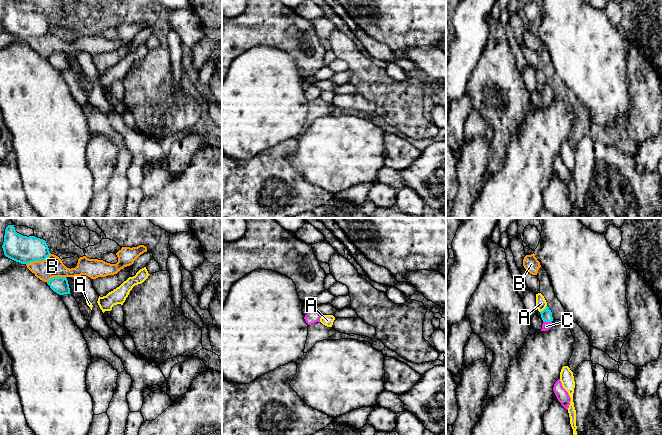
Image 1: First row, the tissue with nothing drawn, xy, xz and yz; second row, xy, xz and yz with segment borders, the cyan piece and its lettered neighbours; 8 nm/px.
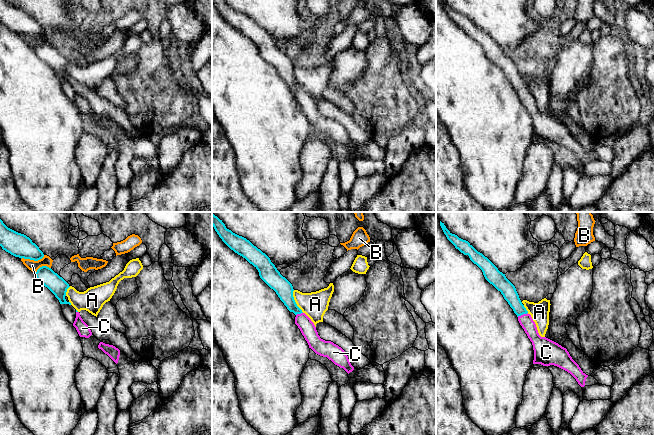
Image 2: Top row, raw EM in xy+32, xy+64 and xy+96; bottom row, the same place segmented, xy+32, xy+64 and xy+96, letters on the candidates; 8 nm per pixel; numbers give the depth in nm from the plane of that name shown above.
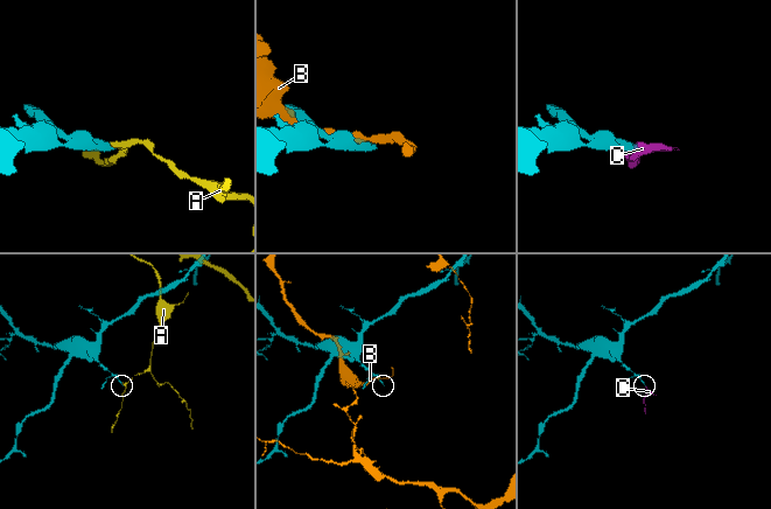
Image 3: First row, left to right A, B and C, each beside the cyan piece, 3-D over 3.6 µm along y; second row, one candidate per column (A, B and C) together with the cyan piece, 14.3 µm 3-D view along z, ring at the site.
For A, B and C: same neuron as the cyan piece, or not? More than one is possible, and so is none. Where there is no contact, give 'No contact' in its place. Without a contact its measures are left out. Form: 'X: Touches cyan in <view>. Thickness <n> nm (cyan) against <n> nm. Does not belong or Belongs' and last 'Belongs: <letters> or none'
A: Touches cyan in yz. Thickness 90 nm (cyan) against 90 nm. Does not belong
B: Touches cyan in xy. Thickness 220 nm (cyan) against 160 nm. Does not belong
C: Touches cyan in yz. Thickness 90 nm (cyan) against 70 nm. Belongs
Belongs: C

